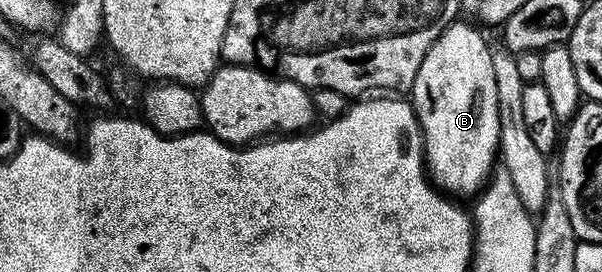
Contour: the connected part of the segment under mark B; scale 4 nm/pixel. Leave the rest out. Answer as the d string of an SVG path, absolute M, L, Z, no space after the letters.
M462 22L448 24L442 36L433 42L429 54L425 54L425 62L421 62L421 70L417 70L417 78L409 93L411 107L419 119L419 129L423 131L423 159L427 175L440 192L455 198L471 198L481 193L497 167L497 157L501 152L499 99L497 82L493 78L491 50L492 45L487 44L486 38L473 25Z

